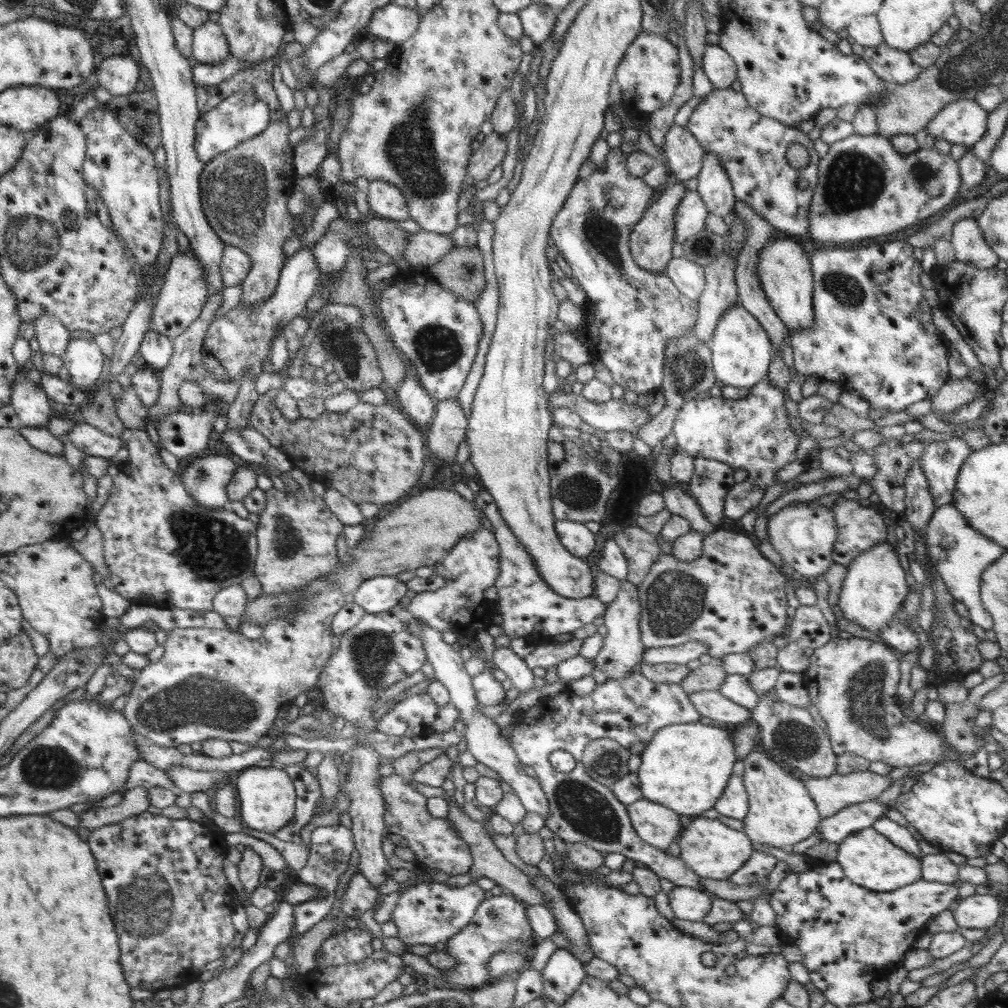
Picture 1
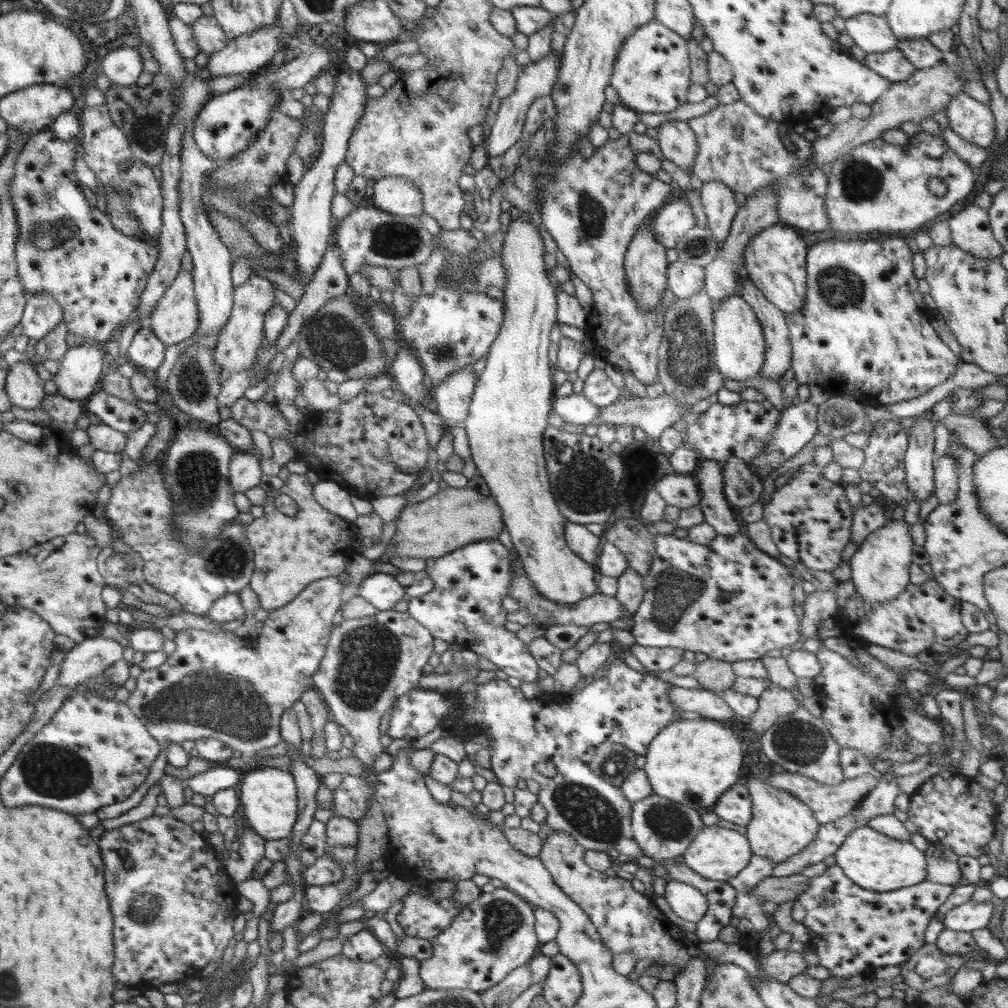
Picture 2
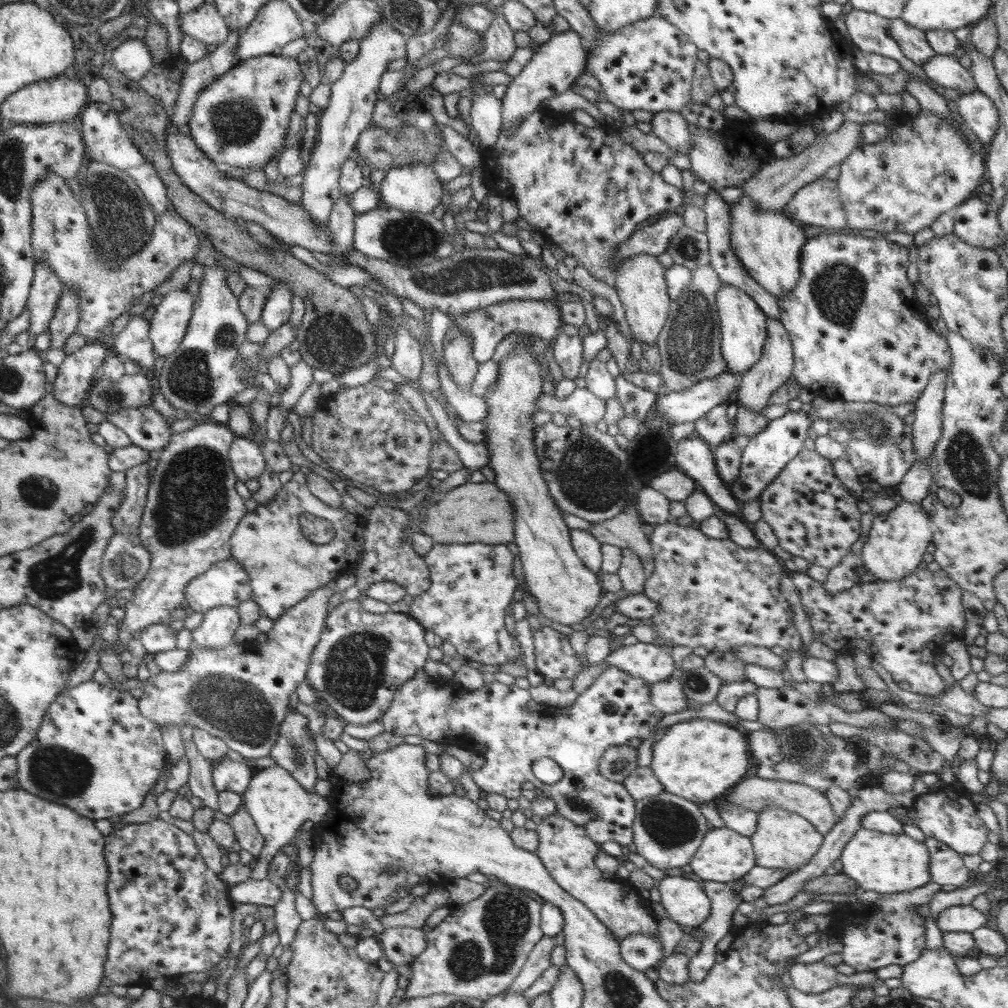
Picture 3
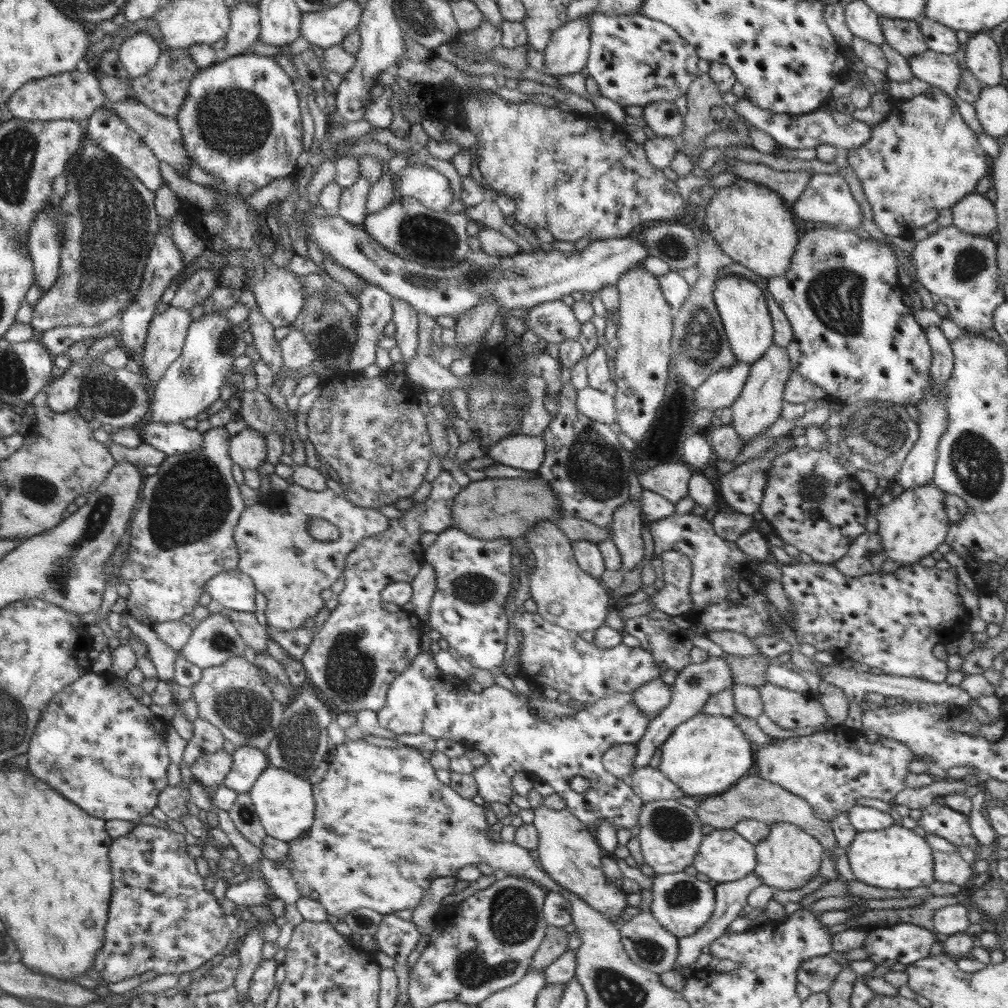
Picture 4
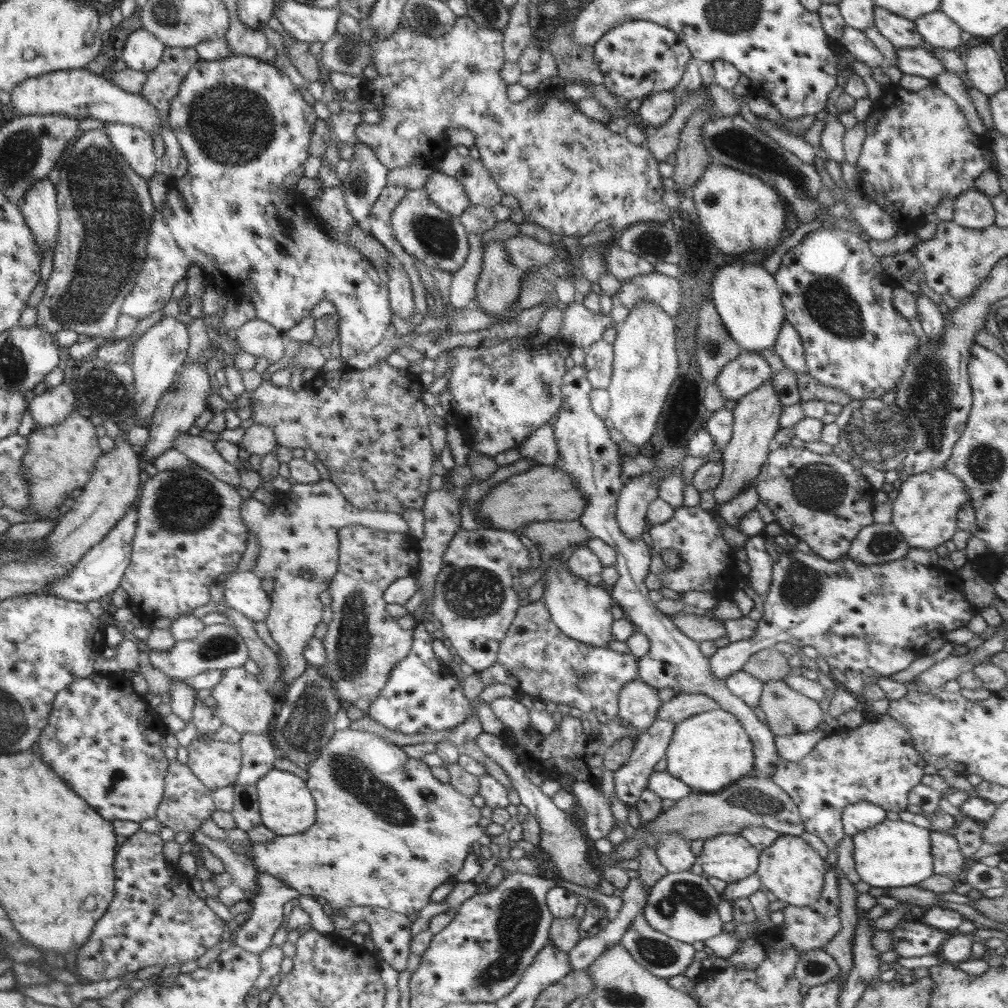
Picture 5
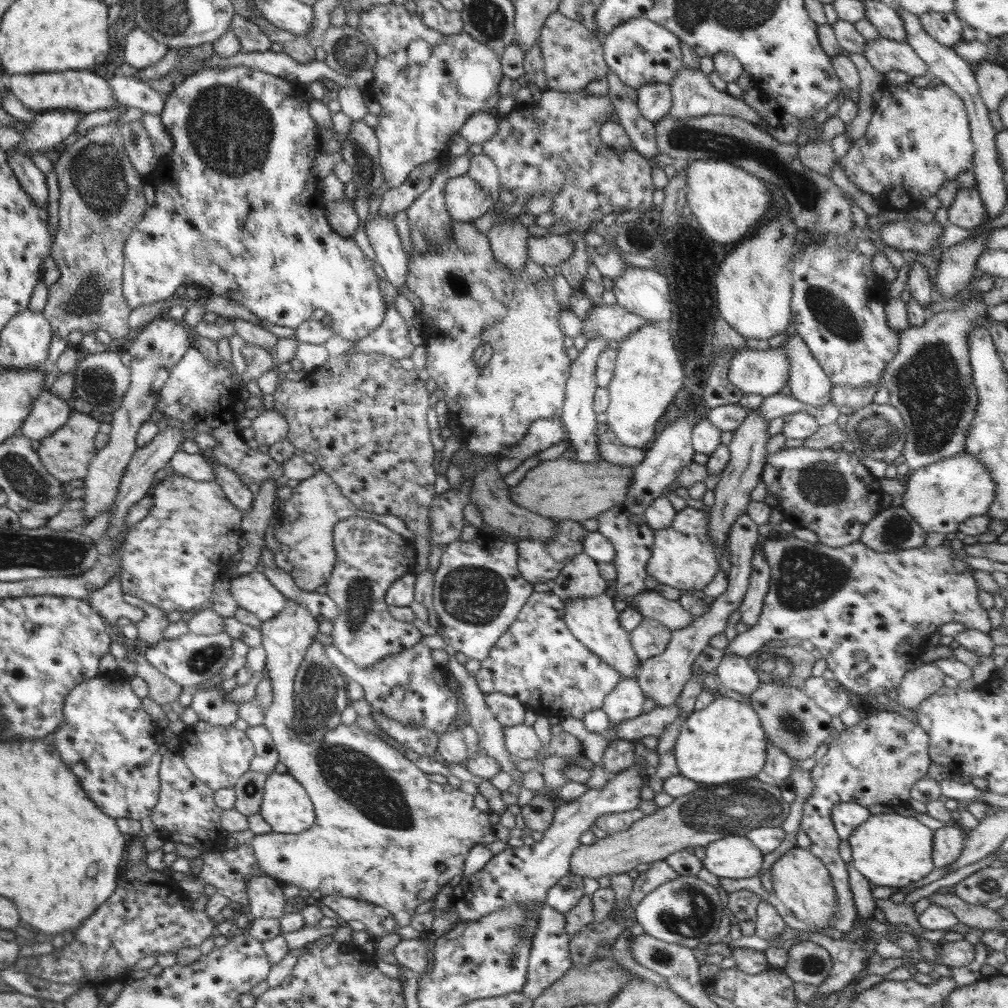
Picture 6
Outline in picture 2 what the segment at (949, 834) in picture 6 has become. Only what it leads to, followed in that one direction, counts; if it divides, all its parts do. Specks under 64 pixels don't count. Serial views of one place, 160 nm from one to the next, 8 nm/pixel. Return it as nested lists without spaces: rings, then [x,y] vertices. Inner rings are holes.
[[[930,843],[925,852],[927,862],[926,881],[950,886],[963,883],[963,876],[958,866],[959,856],[938,843]]]

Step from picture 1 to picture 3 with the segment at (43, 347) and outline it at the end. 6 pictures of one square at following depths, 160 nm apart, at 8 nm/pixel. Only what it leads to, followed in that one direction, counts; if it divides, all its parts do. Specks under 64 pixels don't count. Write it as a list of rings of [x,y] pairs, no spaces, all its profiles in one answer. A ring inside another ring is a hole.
[[[38,261],[34,265],[33,281],[27,298],[28,312],[30,312],[28,332],[31,335],[48,331],[62,289],[62,281],[54,274],[47,262]]]

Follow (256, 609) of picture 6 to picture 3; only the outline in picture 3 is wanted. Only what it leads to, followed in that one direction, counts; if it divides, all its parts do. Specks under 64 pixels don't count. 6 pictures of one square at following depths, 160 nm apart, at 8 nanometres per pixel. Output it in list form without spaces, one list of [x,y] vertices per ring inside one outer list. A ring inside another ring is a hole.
[[[232,556],[213,564],[204,575],[188,582],[184,590],[185,602],[191,612],[202,614],[218,606],[237,609],[240,603],[251,597],[250,579],[242,564]]]

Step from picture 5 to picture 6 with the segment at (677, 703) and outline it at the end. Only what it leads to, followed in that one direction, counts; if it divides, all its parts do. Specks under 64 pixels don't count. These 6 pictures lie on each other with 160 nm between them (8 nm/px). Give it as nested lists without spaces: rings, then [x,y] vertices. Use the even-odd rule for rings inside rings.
[[[672,704],[668,707],[658,707],[650,710],[647,714],[641,714],[637,718],[623,720],[612,723],[617,732],[617,738],[633,741],[635,739],[646,738],[646,736],[659,737],[664,729],[672,724],[678,716],[682,714],[678,704]]]

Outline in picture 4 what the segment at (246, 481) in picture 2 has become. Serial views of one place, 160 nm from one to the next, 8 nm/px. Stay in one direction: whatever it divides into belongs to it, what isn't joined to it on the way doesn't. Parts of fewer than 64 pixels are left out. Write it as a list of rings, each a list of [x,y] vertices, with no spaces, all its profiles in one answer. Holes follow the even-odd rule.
[[[252,428],[243,429],[229,440],[229,455],[242,470],[258,469],[267,458],[265,437]]]

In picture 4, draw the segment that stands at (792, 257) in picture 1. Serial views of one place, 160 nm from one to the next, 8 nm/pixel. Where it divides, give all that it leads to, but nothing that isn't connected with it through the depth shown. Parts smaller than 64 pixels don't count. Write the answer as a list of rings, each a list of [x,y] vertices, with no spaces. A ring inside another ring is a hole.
[[[738,179],[730,186],[719,188],[705,205],[706,229],[730,258],[768,280],[785,274],[799,239],[789,205],[776,192],[766,185],[748,179]]]

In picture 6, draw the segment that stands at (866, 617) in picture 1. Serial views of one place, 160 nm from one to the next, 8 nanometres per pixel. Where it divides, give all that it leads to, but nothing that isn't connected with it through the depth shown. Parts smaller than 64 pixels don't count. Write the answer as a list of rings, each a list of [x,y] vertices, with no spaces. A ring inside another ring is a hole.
[[[968,451],[910,471],[904,484],[907,487],[902,505],[926,535],[938,532],[951,537],[967,518],[986,515],[995,499],[995,482],[991,472]]]

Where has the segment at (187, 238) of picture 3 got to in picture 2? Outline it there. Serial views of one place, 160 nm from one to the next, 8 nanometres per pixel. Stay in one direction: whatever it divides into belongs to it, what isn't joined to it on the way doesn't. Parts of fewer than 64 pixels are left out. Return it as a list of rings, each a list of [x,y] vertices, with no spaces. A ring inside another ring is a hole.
[[[48,127],[30,135],[20,150],[14,165],[14,176],[9,195],[18,222],[15,255],[18,276],[28,296],[44,293],[54,297],[63,310],[63,323],[67,332],[84,336],[88,343],[102,345],[112,336],[118,324],[128,320],[137,310],[139,296],[144,292],[148,275],[158,260],[158,241],[142,241],[128,237],[112,227],[101,207],[90,206],[74,174],[76,154],[81,139],[60,140]]]

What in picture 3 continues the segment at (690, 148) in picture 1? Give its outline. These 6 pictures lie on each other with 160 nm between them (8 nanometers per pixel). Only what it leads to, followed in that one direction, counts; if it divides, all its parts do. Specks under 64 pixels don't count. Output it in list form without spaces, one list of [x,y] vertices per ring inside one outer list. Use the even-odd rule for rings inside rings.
[[[656,112],[650,122],[652,133],[672,150],[684,153],[691,143],[692,125],[678,112]]]

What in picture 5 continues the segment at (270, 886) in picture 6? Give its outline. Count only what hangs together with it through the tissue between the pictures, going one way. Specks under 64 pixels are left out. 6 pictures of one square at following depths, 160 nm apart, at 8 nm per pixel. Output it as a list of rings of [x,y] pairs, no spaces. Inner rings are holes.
[[[200,829],[191,833],[191,841],[198,845],[208,848],[212,854],[216,855],[222,862],[225,871],[232,875],[232,885],[241,888],[248,898],[254,897],[259,891],[257,881],[257,870],[253,866],[253,862],[240,853],[234,853],[230,849],[228,840],[217,840],[203,834]]]

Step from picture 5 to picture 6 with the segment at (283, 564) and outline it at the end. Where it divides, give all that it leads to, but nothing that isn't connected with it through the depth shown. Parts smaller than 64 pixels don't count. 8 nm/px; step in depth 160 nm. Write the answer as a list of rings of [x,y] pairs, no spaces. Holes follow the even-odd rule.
[[[316,471],[311,477],[301,480],[292,488],[292,497],[285,500],[285,506],[277,511],[280,527],[269,532],[269,540],[278,550],[281,550],[292,564],[292,580],[296,588],[304,592],[316,592],[316,589],[326,585],[336,564],[337,554],[333,545],[333,528],[337,522],[350,517],[371,518],[381,522],[386,528],[402,534],[412,540],[413,532],[406,523],[394,515],[382,515],[360,510],[352,504],[349,498],[341,493],[338,485],[324,471]],[[286,599],[286,607],[282,610],[282,613],[278,613],[278,615],[272,617],[271,620],[262,621],[261,632],[262,646],[267,656],[265,668],[268,670],[268,676],[273,688],[273,702],[265,711],[263,725],[271,734],[275,748],[279,754],[279,761],[286,765],[288,769],[287,773],[292,775],[305,788],[310,800],[313,802],[315,821],[308,830],[303,830],[298,834],[285,835],[270,831],[265,834],[255,835],[251,846],[258,866],[263,870],[263,874],[275,878],[282,885],[294,884],[294,886],[305,888],[310,892],[320,890],[322,896],[340,895],[346,898],[356,899],[357,901],[366,901],[376,906],[382,906],[394,915],[397,929],[399,930],[401,927],[404,928],[404,926],[410,924],[410,918],[412,918],[412,915],[415,913],[414,910],[416,910],[420,904],[424,904],[424,902],[433,899],[442,887],[449,883],[454,876],[458,876],[458,874],[463,875],[466,857],[470,854],[470,850],[472,850],[474,846],[490,844],[498,840],[493,832],[493,824],[491,824],[488,819],[489,813],[480,811],[474,807],[473,796],[462,792],[462,789],[456,789],[452,787],[452,785],[449,785],[449,783],[443,785],[430,781],[426,777],[427,774],[416,767],[407,757],[404,757],[399,750],[382,741],[382,739],[374,733],[358,727],[356,722],[350,725],[341,722],[338,723],[336,728],[329,730],[328,734],[326,733],[326,738],[322,738],[322,740],[316,742],[316,744],[302,742],[298,738],[297,732],[294,732],[292,728],[294,719],[294,681],[296,673],[306,654],[306,650],[312,646],[319,632],[318,620],[314,618],[314,615],[310,615],[310,611],[306,610],[304,606],[290,599]],[[338,792],[340,792],[340,794],[338,794]],[[438,864],[444,864],[445,870],[442,872],[438,870]]]

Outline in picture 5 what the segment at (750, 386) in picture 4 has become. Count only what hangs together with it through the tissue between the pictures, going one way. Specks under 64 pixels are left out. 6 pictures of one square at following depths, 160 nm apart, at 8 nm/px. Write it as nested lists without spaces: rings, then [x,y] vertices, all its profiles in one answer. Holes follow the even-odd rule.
[[[771,380],[759,386],[754,392],[745,394],[737,401],[733,412],[733,433],[728,444],[723,448],[722,480],[714,489],[717,505],[722,505],[740,494],[760,474],[762,465],[769,455],[769,444],[780,429],[779,416],[783,409]]]

